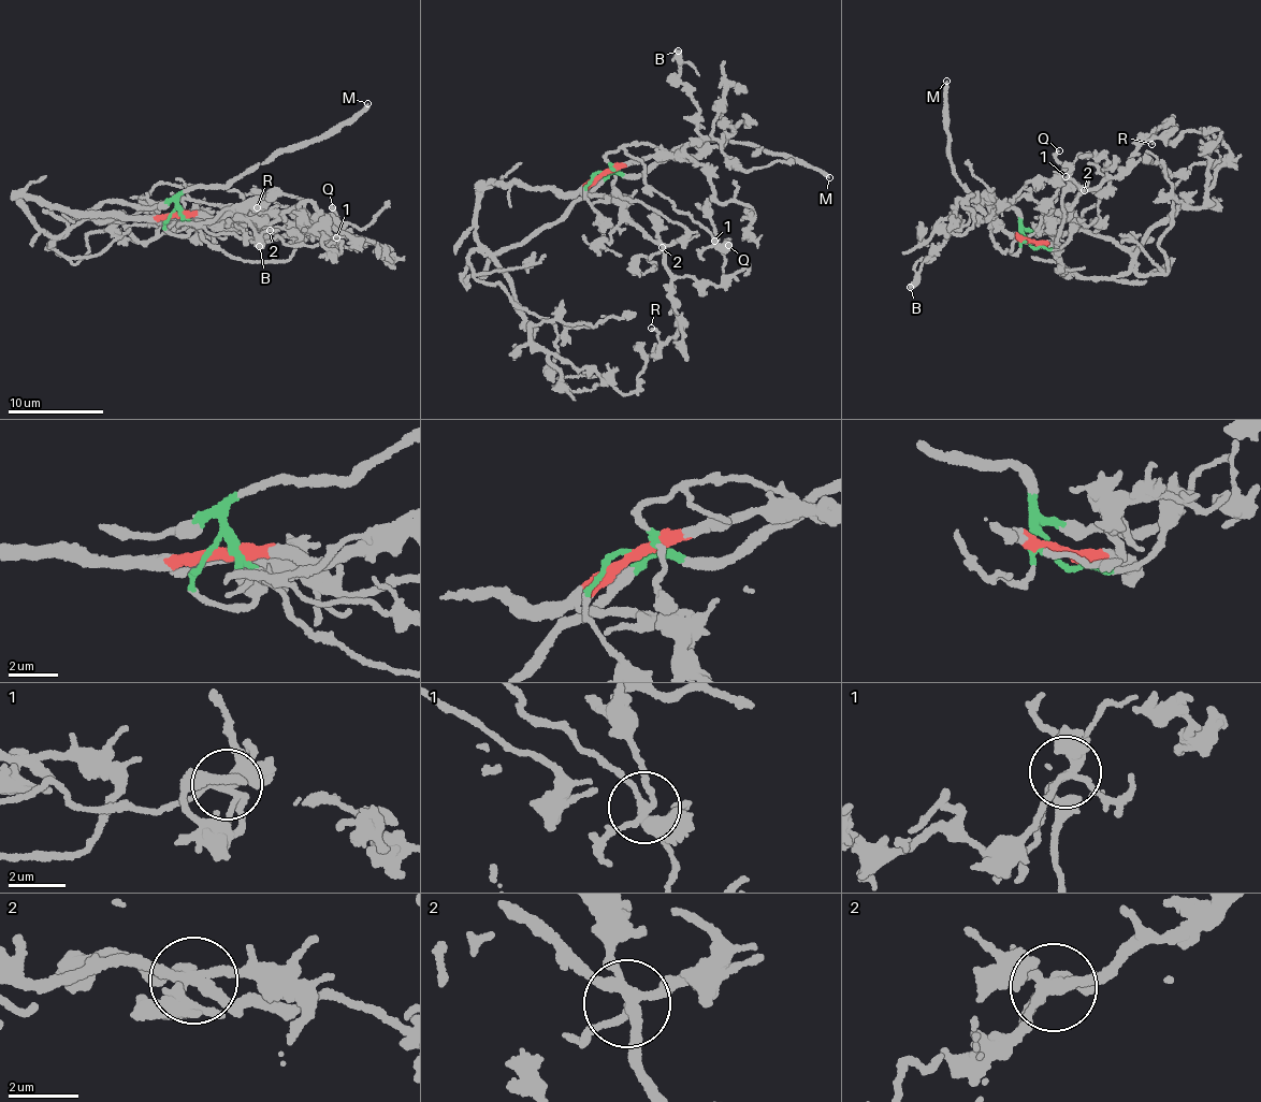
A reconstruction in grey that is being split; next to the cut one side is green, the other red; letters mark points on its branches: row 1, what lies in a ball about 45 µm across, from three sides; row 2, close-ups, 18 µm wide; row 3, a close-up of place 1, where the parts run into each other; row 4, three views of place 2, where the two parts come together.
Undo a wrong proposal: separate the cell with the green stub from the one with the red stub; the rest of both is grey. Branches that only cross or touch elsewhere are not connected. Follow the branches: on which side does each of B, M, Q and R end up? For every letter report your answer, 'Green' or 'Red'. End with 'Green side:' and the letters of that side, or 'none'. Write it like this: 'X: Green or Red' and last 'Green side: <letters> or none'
B: Red
M: Green
Q: Green
R: Red
Green side: M, Q

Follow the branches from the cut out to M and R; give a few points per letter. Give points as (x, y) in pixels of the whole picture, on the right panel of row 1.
M: (1028, 242), (1016, 212), (982, 201), (953, 174), (942, 107), (947, 81)
R: (1028, 242), (1051, 243), (1047, 233), (1071, 212), (1076, 197), (1116, 175), (1159, 127), (1151, 144)

